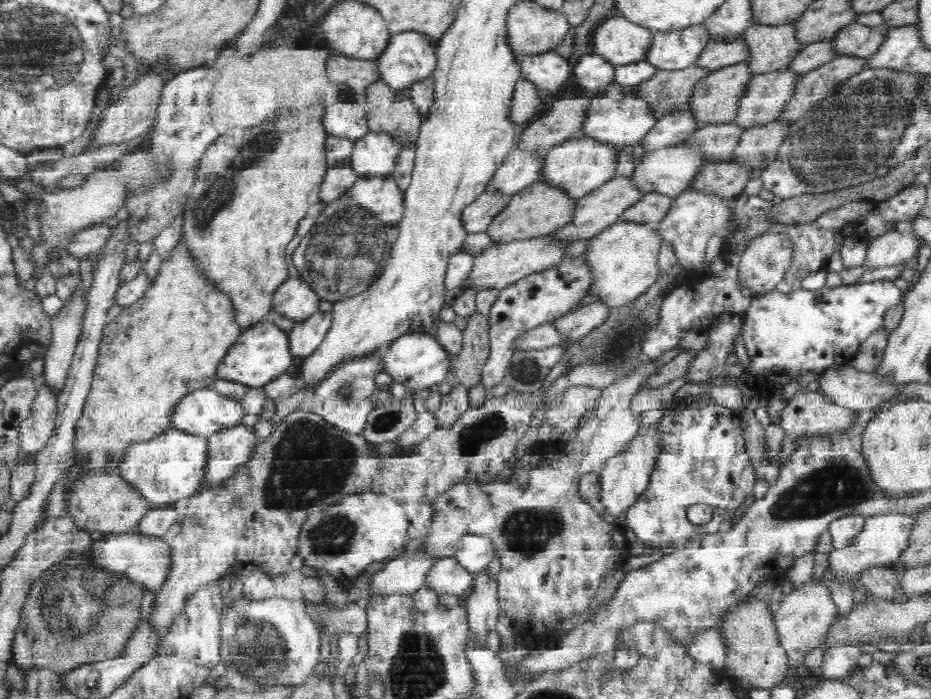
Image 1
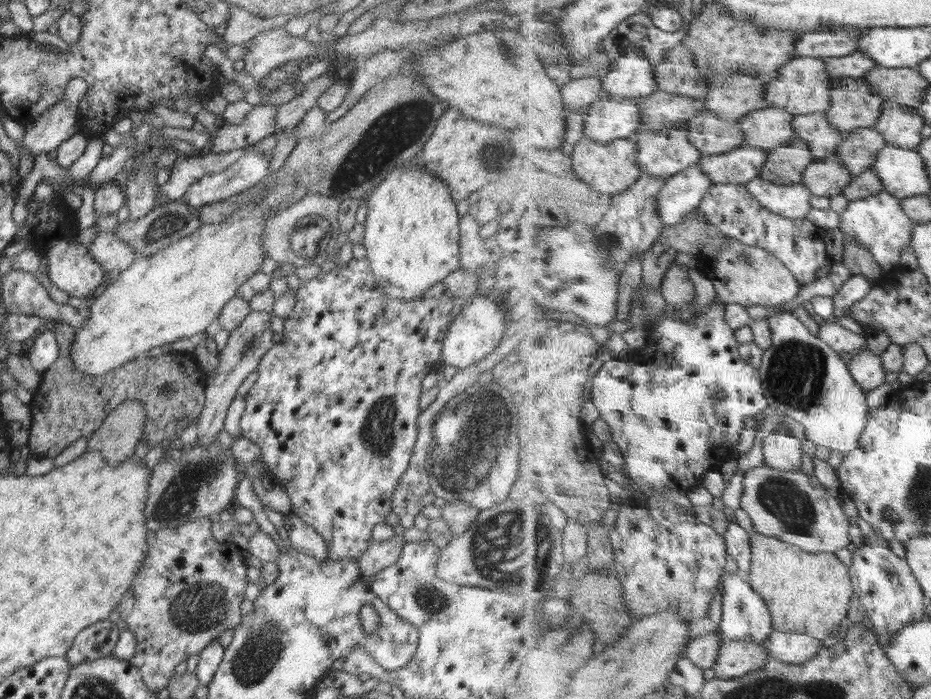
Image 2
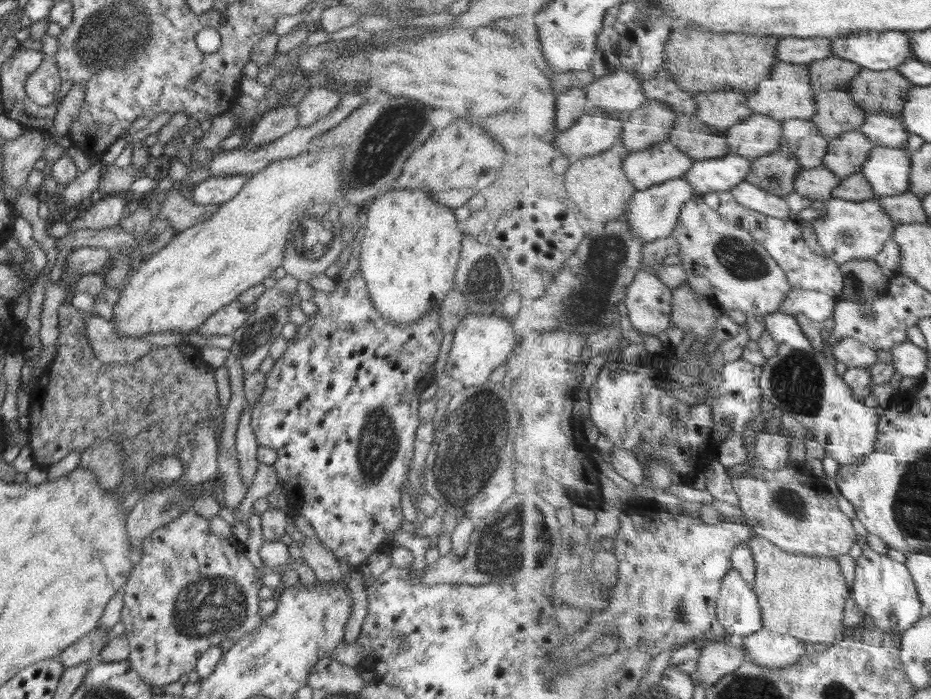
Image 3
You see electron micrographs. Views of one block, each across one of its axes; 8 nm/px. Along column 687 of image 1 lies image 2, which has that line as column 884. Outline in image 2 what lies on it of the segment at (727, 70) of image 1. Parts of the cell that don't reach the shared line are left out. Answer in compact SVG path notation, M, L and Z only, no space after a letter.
M852 80L844 88L831 91L833 106L826 114L835 128L852 132L862 127L875 127L888 104L862 80Z

